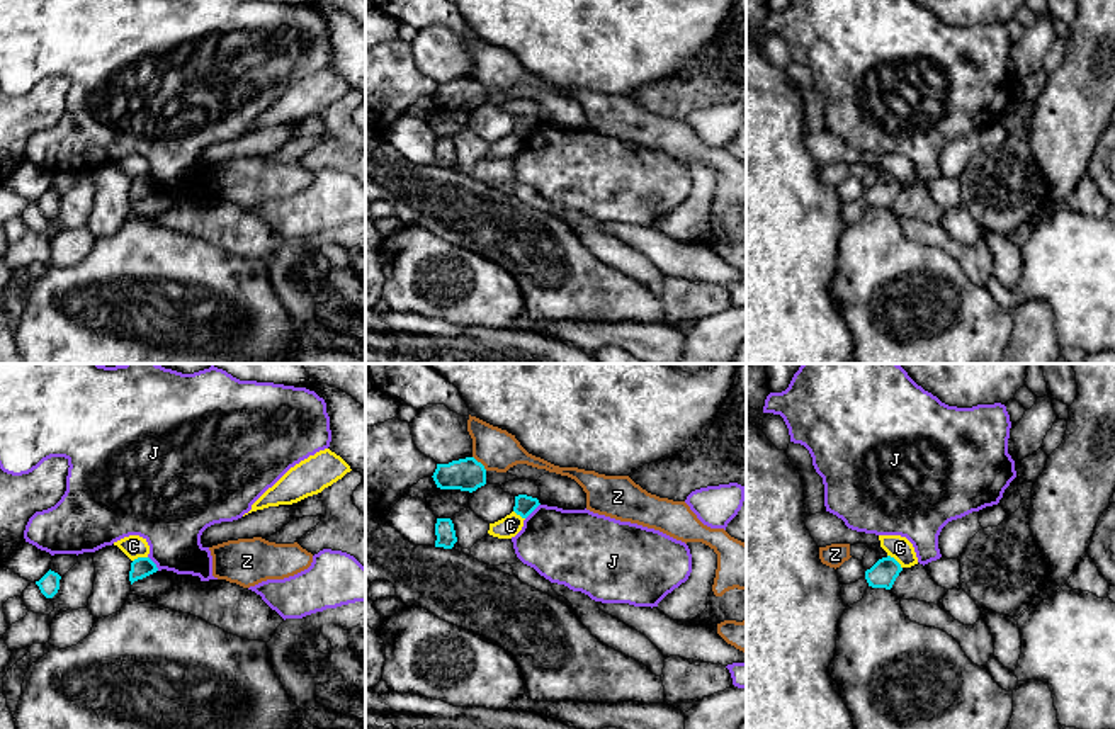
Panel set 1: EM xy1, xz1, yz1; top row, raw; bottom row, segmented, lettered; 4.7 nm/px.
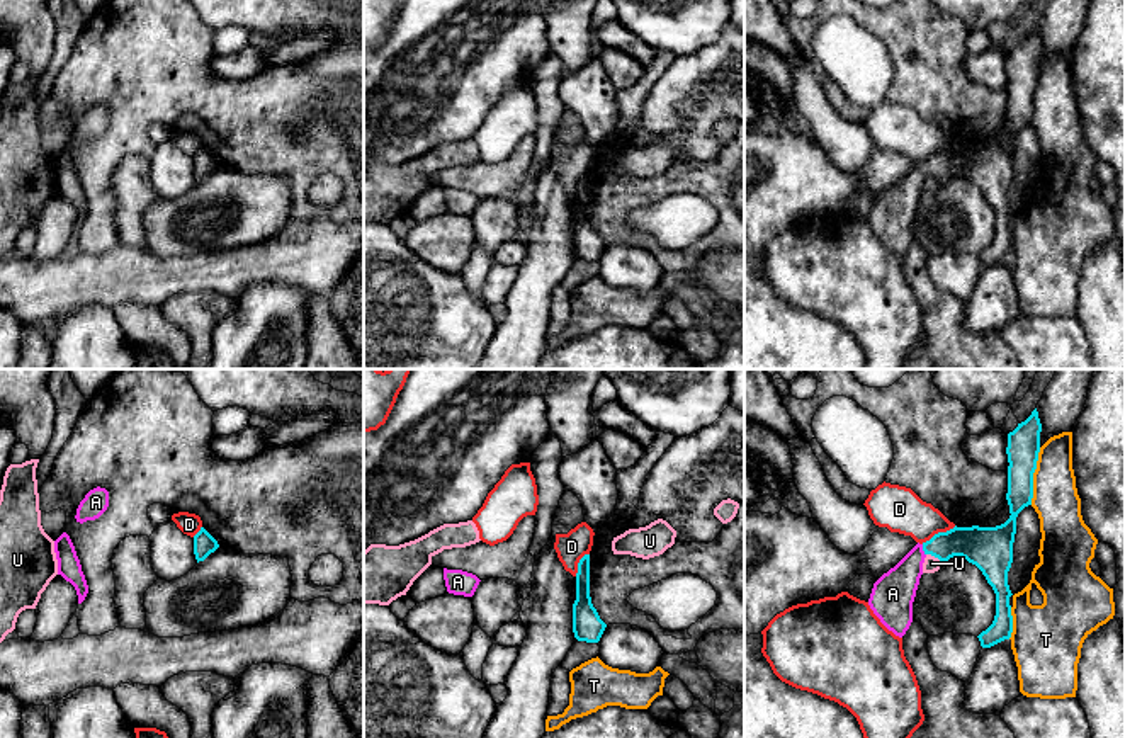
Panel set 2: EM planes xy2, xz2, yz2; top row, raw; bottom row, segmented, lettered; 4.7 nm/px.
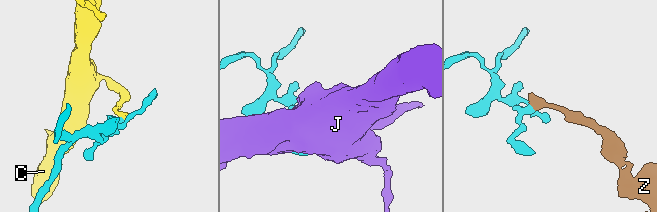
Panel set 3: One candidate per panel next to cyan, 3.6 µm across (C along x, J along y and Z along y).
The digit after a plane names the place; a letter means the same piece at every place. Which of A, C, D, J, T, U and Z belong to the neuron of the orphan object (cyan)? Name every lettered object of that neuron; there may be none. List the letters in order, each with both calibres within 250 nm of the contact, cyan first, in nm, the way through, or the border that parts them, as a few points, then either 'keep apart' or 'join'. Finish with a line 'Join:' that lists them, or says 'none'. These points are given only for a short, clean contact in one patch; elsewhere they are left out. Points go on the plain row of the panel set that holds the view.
A: 170/200 nm | across yz2 (976, 164), (945, 164), (923, 169), (913, 179), (894, 211) | join
C: 130/110 nm | along yz1 (888, 174), (901, 187) | keep apart
D: 200/220 nm | along yz2 (955, 145), (938, 150), (921, 162) | keep apart
J: 100/360 nm | keep apart
T: 160/220 nm | keep apart
U: 200/70 nm | keep apart
Z: 160/200 nm | along xz1 (473, 75), (486, 89) | keep apart
Join: A

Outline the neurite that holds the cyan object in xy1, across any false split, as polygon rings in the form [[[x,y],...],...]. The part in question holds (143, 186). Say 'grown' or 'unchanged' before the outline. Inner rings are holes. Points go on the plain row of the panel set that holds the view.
unchanged; [[[138,177],[131,182],[129,201],[133,204],[134,201],[143,199],[156,190],[158,187],[150,177]]]

